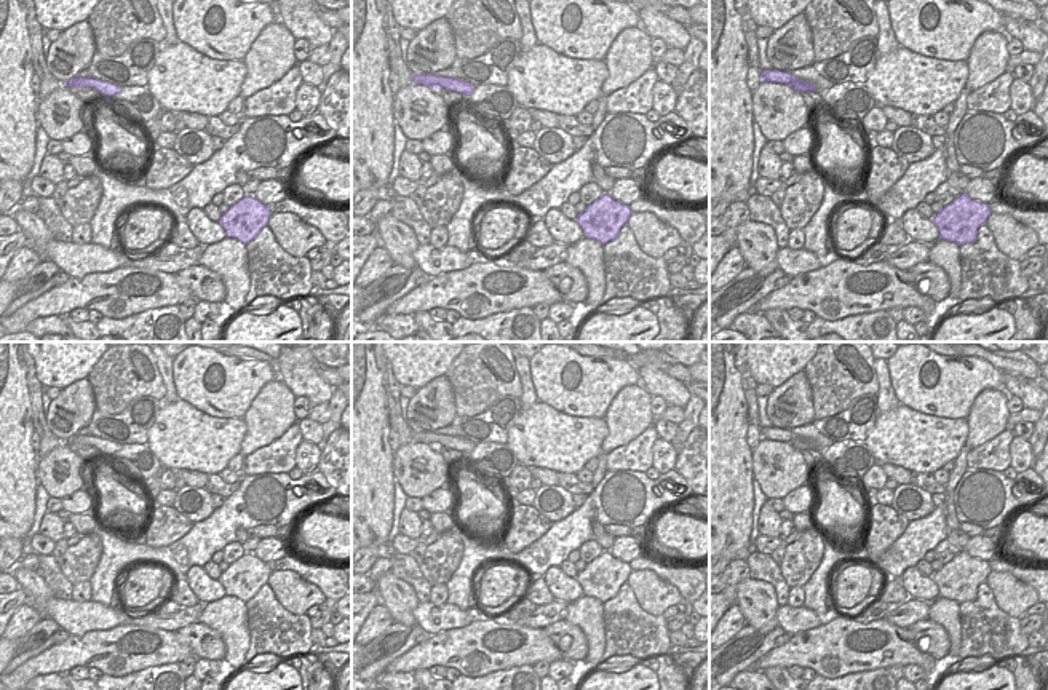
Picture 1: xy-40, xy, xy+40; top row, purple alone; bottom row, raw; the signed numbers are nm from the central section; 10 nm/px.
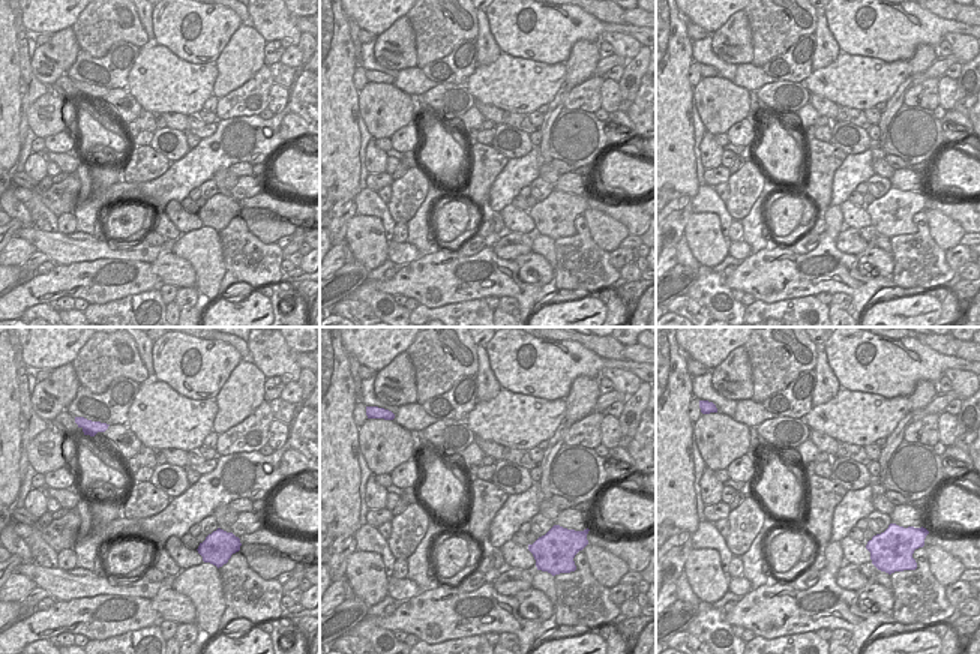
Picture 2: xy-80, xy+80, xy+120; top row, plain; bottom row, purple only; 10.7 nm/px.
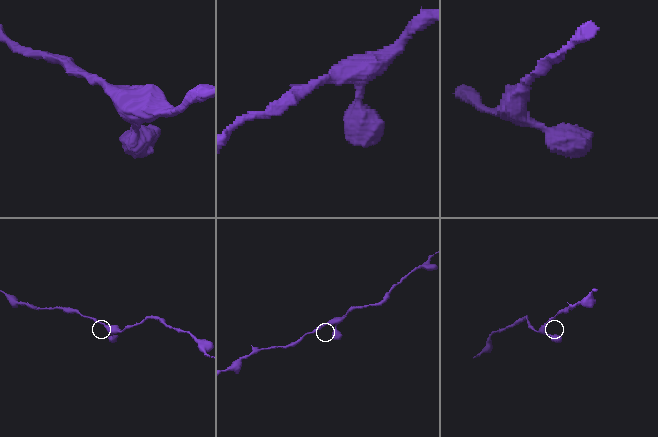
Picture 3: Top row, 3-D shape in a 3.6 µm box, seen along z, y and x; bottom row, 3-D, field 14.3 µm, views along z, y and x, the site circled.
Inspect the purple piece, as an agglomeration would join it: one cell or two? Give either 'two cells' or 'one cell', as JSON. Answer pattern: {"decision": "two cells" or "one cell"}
{"decision": "one cell"}

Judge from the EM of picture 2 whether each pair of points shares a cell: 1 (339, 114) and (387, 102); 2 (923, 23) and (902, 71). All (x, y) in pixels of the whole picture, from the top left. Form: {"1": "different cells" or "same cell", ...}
{"1": "different cells", "2": "different cells"}

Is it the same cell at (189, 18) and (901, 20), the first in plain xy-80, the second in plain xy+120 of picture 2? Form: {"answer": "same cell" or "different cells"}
{"answer": "same cell"}

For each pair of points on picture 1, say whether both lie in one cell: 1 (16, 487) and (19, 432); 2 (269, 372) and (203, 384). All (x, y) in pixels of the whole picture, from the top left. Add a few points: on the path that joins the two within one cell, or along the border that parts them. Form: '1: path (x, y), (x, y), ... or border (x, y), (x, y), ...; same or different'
1: path (16, 473), (16, 446); same
2: path (253, 374), (238, 380), (218, 380); same

